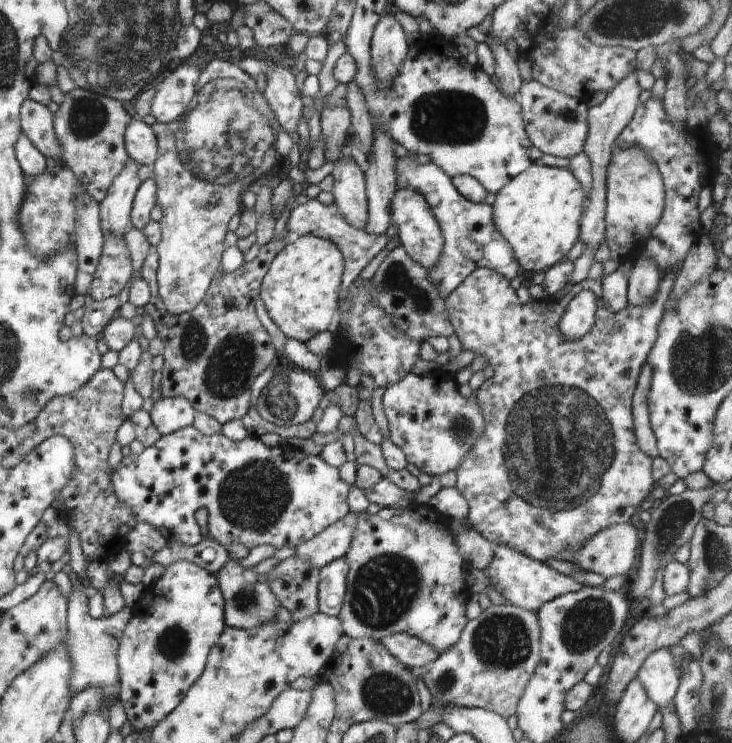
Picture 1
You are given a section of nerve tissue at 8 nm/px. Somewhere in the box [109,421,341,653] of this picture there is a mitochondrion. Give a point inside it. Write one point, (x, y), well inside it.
(254, 495)

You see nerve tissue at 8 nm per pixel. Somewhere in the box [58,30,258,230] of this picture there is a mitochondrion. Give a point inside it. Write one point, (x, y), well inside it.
(88, 116)

